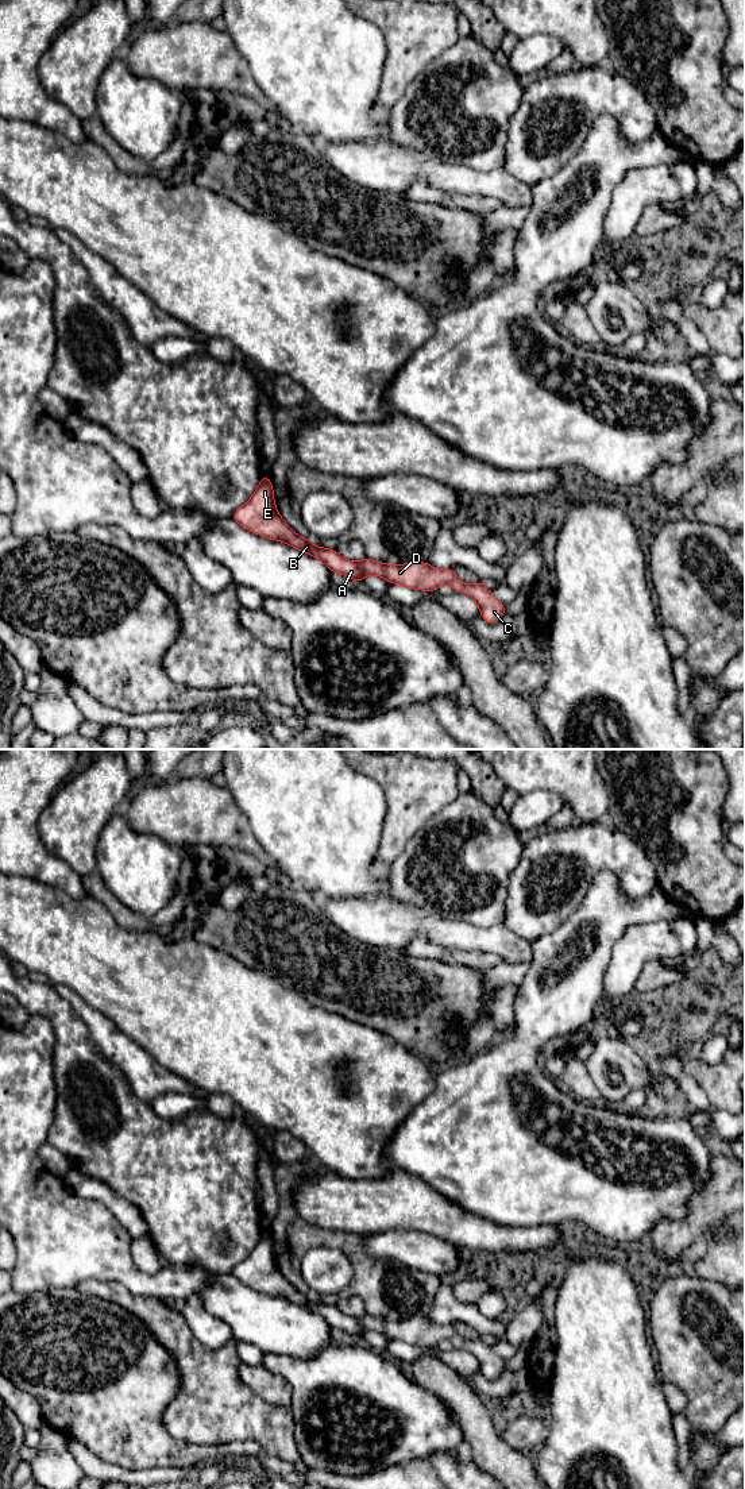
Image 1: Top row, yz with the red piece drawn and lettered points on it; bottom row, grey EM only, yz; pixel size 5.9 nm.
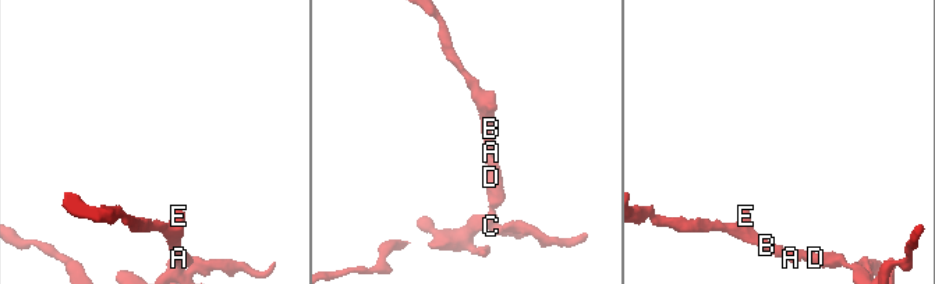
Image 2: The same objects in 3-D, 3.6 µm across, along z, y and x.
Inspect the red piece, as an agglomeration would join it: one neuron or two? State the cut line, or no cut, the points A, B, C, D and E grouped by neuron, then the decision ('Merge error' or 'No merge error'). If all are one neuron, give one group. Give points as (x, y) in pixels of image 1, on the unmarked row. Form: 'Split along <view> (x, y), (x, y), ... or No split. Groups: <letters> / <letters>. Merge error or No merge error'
No split. Groups: A B C D E. No merge error

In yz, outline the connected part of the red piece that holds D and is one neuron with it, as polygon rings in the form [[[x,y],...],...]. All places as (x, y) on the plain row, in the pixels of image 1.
[[[262,1231],[252,1253],[231,1273],[255,1291],[286,1299],[320,1315],[331,1328],[339,1328],[351,1336],[363,1338],[366,1331],[378,1331],[389,1339],[425,1347],[437,1347],[443,1339],[448,1339],[453,1347],[462,1347],[475,1355],[480,1373],[487,1380],[498,1378],[506,1368],[506,1362],[489,1347],[486,1339],[464,1341],[453,1324],[436,1326],[428,1318],[383,1320],[368,1314],[360,1318],[347,1316],[336,1305],[321,1304],[312,1300],[309,1293],[300,1293],[277,1266],[269,1231]]]

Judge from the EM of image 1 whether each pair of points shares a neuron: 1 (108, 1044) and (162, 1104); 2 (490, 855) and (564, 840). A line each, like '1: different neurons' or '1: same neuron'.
1: different neurons
2: different neurons

